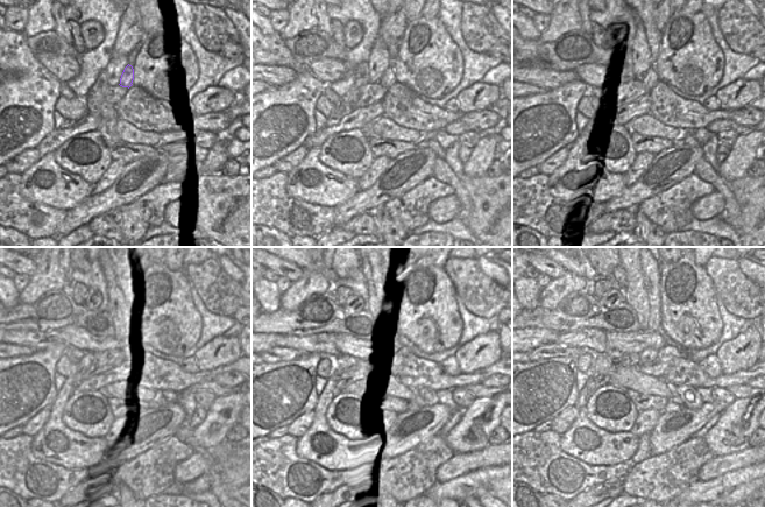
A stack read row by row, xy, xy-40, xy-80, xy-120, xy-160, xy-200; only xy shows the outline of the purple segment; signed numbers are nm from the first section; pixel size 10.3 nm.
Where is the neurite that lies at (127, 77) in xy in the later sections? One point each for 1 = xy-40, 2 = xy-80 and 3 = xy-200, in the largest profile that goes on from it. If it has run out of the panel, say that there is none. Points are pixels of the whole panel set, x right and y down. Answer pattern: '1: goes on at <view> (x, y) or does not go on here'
1: goes on at xy-40 (388, 79)
2: goes on at xy-80 (650, 79)
3: goes on at xy-200 (649, 354)

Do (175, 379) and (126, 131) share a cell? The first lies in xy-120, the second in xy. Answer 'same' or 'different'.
different

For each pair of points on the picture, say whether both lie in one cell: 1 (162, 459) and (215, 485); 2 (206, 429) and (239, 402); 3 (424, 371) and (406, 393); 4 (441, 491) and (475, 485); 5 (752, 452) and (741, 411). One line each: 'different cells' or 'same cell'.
1: different cells
2: same cell
3: different cells
4: same cell
5: different cells

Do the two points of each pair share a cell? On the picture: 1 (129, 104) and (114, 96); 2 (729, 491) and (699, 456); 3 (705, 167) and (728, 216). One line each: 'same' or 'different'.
1: different
2: different
3: same

